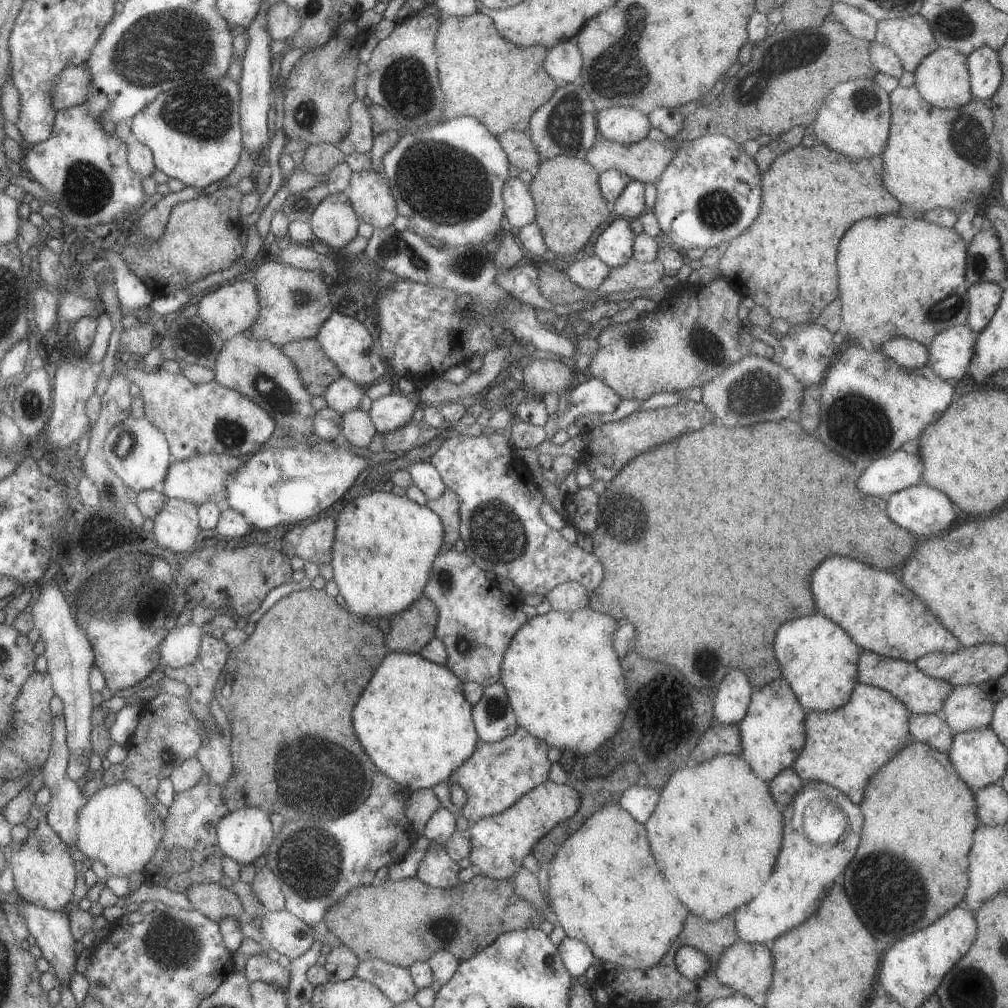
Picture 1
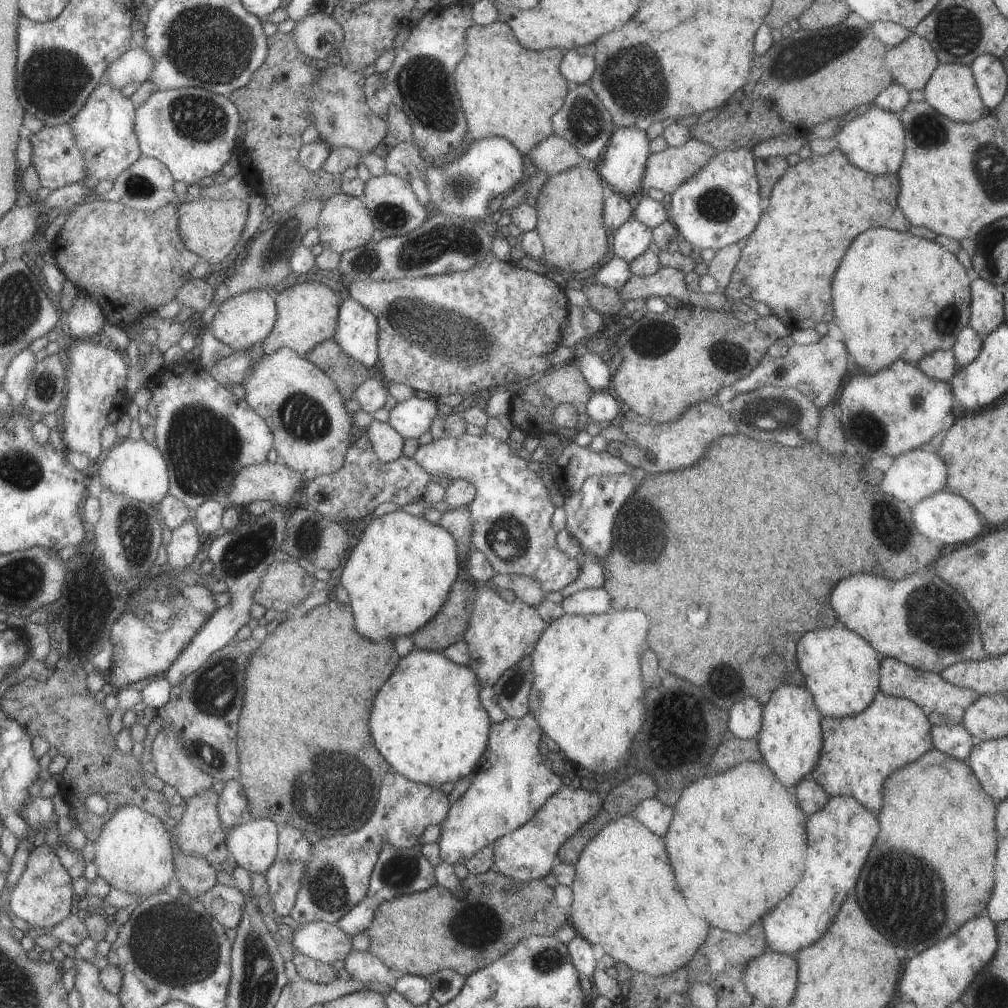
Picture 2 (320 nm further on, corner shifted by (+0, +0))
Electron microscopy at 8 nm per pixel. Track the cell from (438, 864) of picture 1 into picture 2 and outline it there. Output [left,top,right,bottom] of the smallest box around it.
[436,712,563,866]

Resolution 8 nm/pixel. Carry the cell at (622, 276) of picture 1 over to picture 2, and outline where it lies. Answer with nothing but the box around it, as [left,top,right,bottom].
[617,267,689,303]

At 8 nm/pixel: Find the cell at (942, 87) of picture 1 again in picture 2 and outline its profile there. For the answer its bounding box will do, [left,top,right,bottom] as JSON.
[921,63,986,123]

